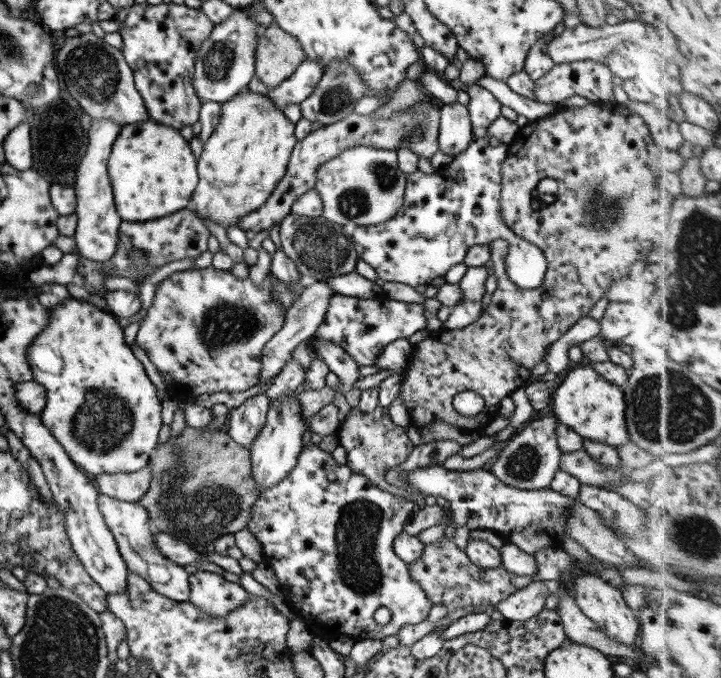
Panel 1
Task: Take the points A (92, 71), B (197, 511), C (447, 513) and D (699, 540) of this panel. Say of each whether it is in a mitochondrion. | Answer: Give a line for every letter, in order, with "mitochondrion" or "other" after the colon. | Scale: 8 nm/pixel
A: mitochondrion
B: mitochondrion
C: other
D: mitochondrion

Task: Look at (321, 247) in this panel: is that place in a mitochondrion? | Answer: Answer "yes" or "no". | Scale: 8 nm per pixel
yes

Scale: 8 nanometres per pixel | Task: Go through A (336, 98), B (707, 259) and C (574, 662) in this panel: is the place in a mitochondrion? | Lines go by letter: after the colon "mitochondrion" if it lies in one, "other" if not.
A: mitochondrion
B: mitochondrion
C: other

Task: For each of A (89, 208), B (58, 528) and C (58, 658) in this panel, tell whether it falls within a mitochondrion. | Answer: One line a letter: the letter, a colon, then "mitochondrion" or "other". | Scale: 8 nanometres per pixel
A: other
B: other
C: mitochondrion

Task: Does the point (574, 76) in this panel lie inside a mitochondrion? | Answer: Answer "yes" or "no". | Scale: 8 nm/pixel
no

